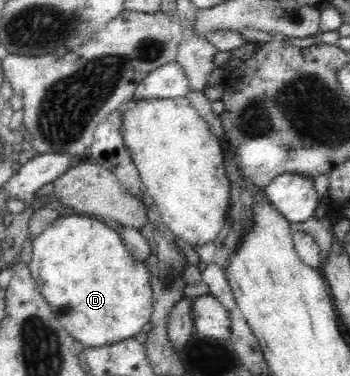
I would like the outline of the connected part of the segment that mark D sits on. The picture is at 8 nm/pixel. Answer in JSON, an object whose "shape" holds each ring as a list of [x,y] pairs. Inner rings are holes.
{"shape":[[[73,212],[66,215],[59,215],[52,224],[46,226],[46,228],[32,240],[33,254],[28,264],[32,278],[36,281],[41,296],[52,307],[54,314],[57,315],[57,319],[61,322],[61,325],[75,338],[75,340],[80,341],[85,347],[101,347],[132,338],[139,332],[142,332],[142,326],[149,322],[153,311],[153,292],[150,271],[145,262],[137,261],[130,254],[130,251],[126,249],[125,242],[122,241],[122,237],[120,237],[120,233],[118,233],[117,230],[112,229],[106,225],[105,221],[100,221],[92,215]]]}

